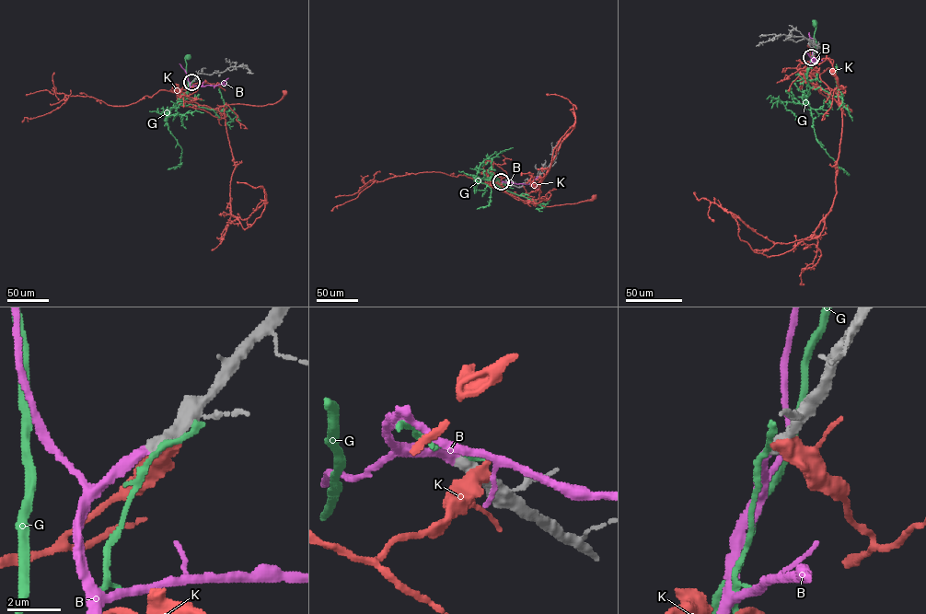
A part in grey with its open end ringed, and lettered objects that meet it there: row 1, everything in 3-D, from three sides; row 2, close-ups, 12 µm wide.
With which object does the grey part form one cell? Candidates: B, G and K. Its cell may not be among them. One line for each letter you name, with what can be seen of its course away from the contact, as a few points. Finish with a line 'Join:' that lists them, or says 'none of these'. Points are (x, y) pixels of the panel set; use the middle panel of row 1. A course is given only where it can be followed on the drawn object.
B: it runs (501, 181), (531, 184), (538, 177)
Join: B

